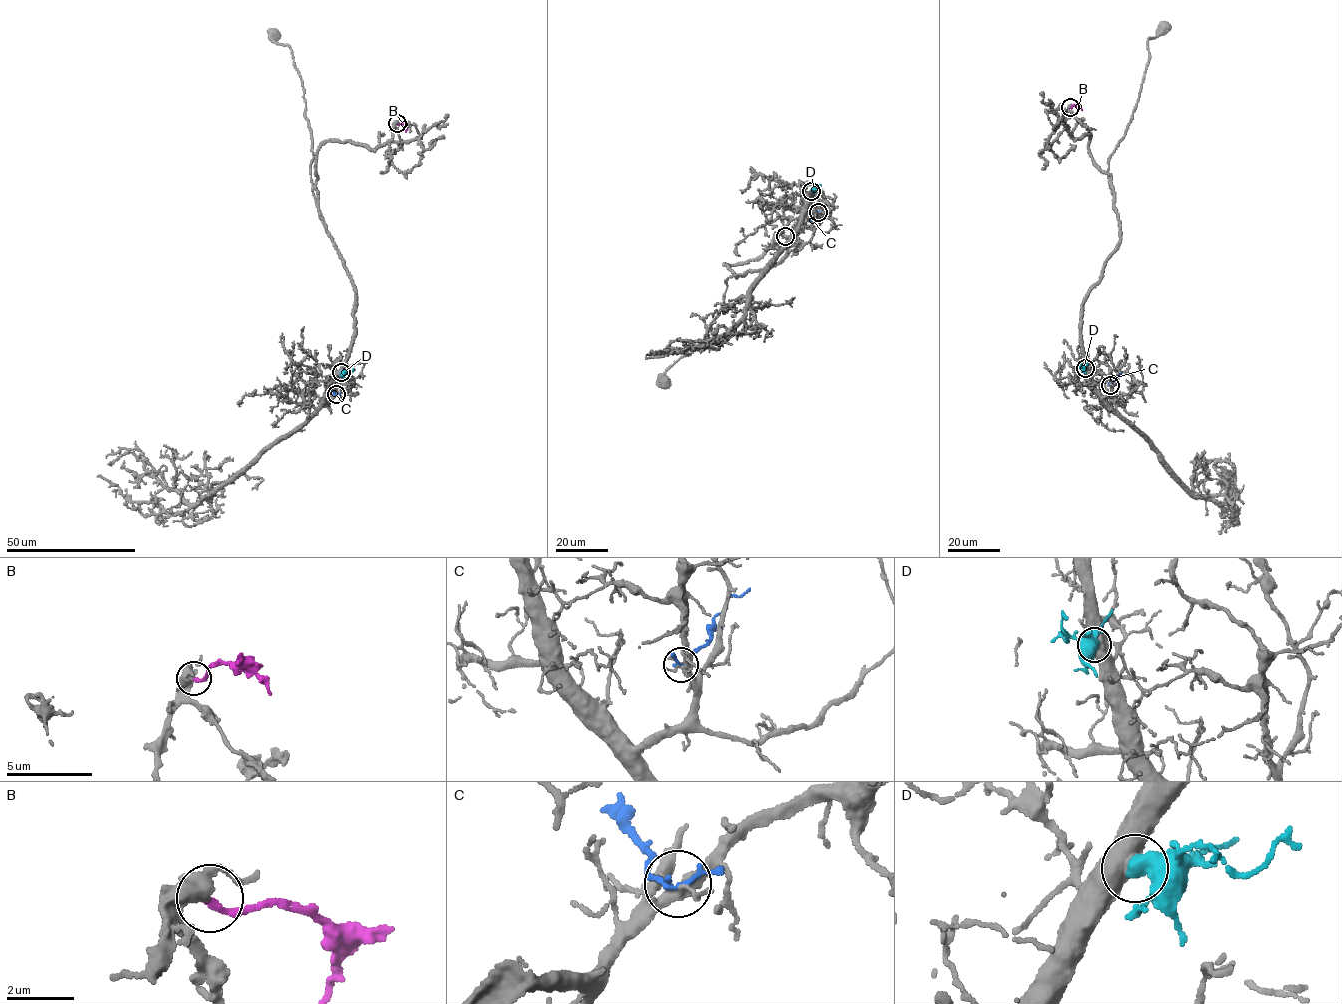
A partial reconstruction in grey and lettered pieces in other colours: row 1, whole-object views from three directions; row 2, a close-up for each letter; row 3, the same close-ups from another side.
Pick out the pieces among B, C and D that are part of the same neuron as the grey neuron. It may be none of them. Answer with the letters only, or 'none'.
B

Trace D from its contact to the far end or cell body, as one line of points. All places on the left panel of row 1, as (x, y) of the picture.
D: (340, 372), (349, 373), (353, 369)

